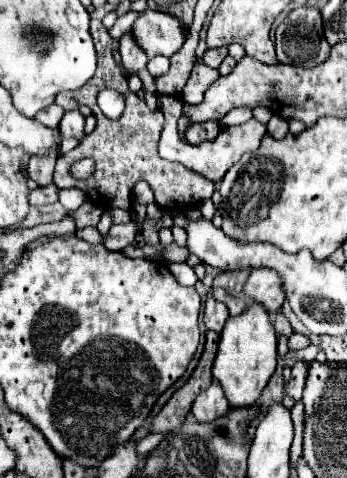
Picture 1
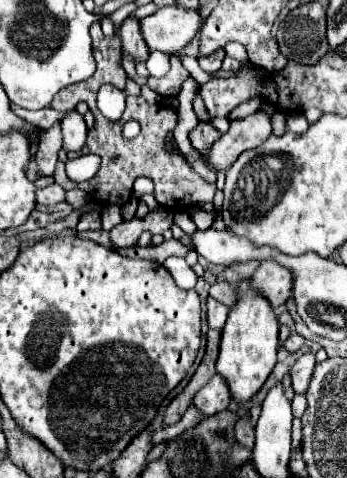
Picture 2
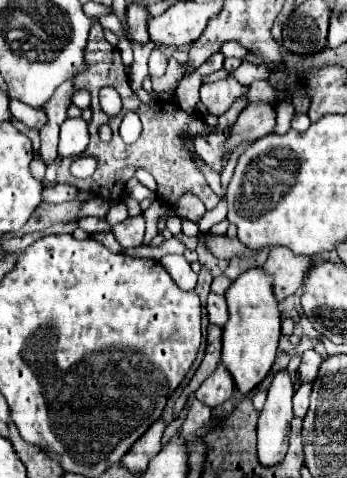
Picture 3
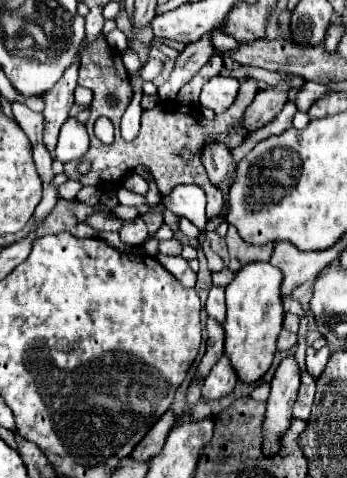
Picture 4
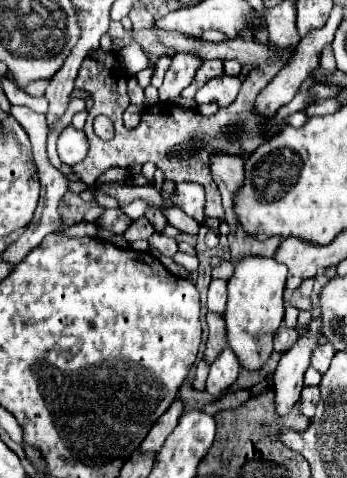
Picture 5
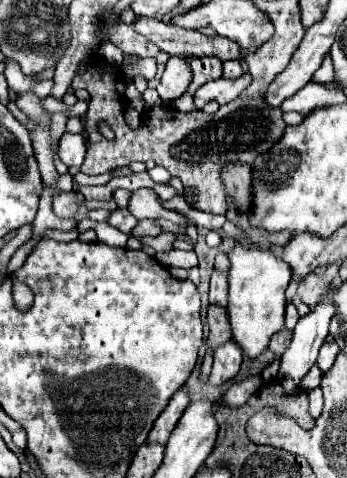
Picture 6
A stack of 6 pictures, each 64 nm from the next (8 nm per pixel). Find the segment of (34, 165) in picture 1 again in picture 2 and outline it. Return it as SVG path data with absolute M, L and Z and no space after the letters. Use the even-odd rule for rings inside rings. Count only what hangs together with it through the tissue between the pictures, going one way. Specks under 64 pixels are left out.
M54 124L50 130L44 130L38 150L34 154L34 162L38 164L38 170L36 170L38 176L52 176L60 148L62 148L60 124Z

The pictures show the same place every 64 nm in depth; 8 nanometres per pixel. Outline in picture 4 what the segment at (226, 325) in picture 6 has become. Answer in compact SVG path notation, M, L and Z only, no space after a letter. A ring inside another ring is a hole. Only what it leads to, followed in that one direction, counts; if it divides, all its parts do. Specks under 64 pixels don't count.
M208 318L206 330L208 330L206 354L204 354L202 362L196 368L196 372L198 372L200 378L206 378L208 372L212 370L212 366L216 364L216 360L220 360L220 356L224 354L224 328L222 328L222 324L218 324L216 320Z

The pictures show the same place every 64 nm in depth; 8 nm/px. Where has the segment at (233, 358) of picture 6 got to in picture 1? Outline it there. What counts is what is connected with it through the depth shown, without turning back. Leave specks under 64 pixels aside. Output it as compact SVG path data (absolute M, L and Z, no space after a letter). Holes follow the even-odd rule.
M212 382L212 386L206 392L202 392L192 404L192 416L198 422L212 422L228 414L228 410L230 410L228 400L218 382Z

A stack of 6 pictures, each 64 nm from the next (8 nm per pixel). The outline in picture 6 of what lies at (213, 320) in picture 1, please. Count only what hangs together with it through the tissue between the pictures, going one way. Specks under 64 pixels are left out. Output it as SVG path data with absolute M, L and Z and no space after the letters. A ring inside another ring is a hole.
M214 270L212 280L210 280L208 298L210 298L210 304L226 306L226 298L228 298L228 276L224 272Z

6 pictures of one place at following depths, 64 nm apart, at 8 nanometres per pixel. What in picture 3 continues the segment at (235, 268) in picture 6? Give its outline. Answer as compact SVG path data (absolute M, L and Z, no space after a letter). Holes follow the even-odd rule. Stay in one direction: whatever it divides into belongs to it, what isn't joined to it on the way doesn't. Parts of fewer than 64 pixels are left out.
M254 268L244 272L226 292L230 318L222 328L222 358L220 364L232 372L232 380L240 394L252 392L270 372L280 338L280 310L272 294L272 278L262 270Z

